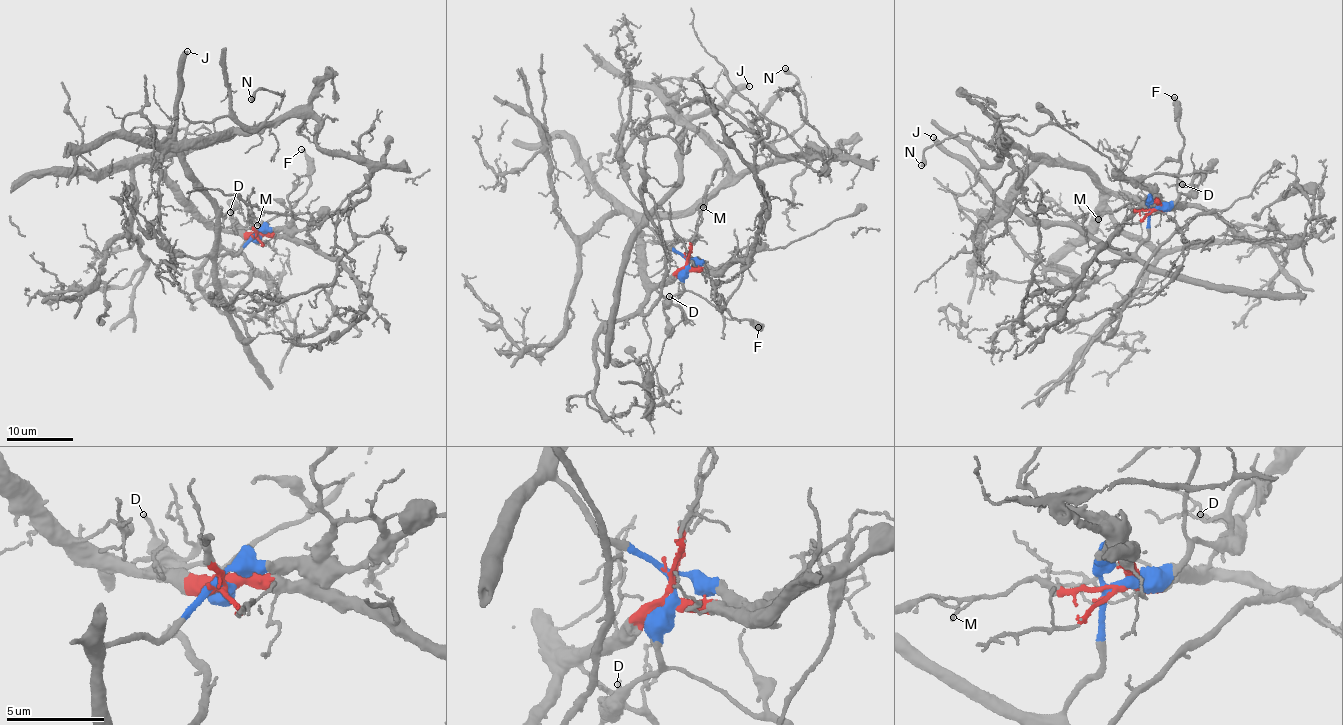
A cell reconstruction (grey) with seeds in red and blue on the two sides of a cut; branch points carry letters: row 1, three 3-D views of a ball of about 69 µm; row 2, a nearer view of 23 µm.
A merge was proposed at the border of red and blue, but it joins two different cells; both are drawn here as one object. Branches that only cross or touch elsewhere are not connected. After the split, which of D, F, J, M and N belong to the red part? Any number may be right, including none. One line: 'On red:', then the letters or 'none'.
On red: M, N

